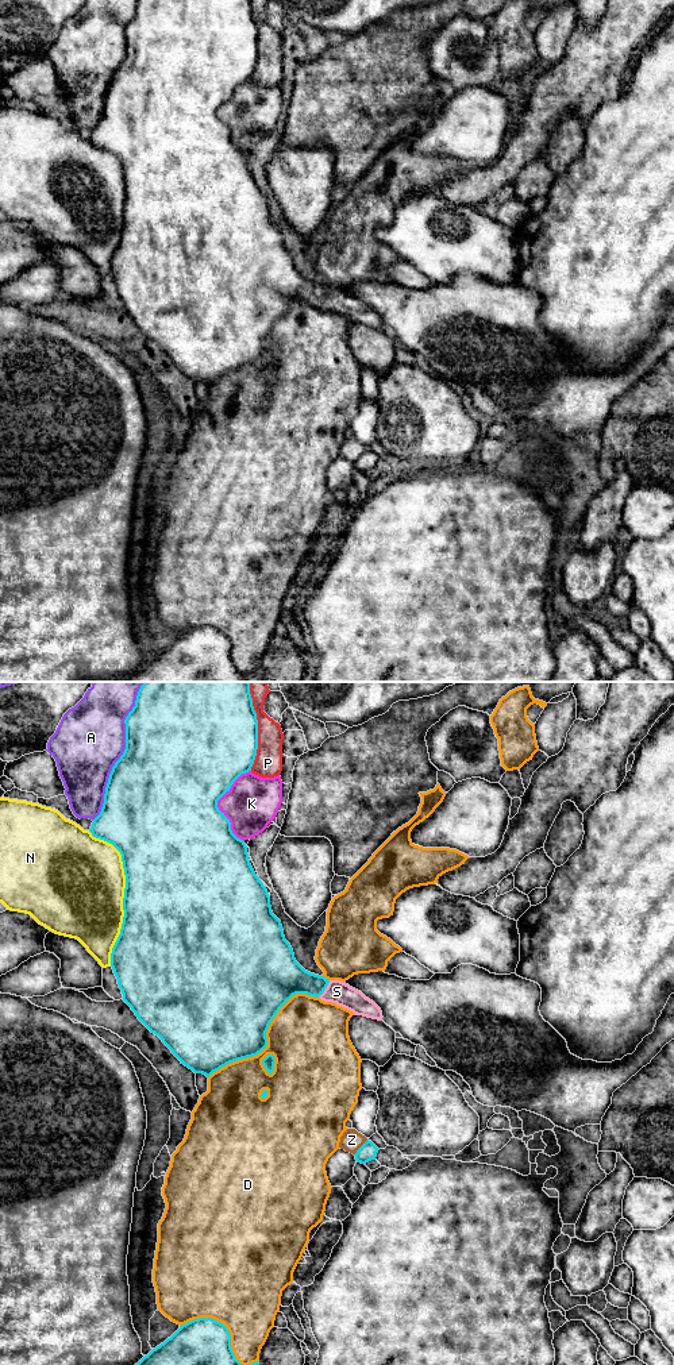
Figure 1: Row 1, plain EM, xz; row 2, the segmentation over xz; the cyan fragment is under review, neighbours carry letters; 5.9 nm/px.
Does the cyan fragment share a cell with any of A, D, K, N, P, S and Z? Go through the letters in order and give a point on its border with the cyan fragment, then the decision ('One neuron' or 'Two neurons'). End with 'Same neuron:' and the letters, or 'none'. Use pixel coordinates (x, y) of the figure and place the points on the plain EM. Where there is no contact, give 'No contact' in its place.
A: Touches cyan at xz (120, 65). Two neurons
D: Touches cyan at xz (265, 346). Two neurons
K: Touches cyan at xz (216, 114). Two neurons
N: Touches cyan at xz (124, 203). Two neurons
P: Touches cyan at xz (257, 39). Two neurons
S: Touches cyan at xz (326, 296). One neuron
Z: Touches cyan at xz (359, 457). Two neurons
Same neuron: S

